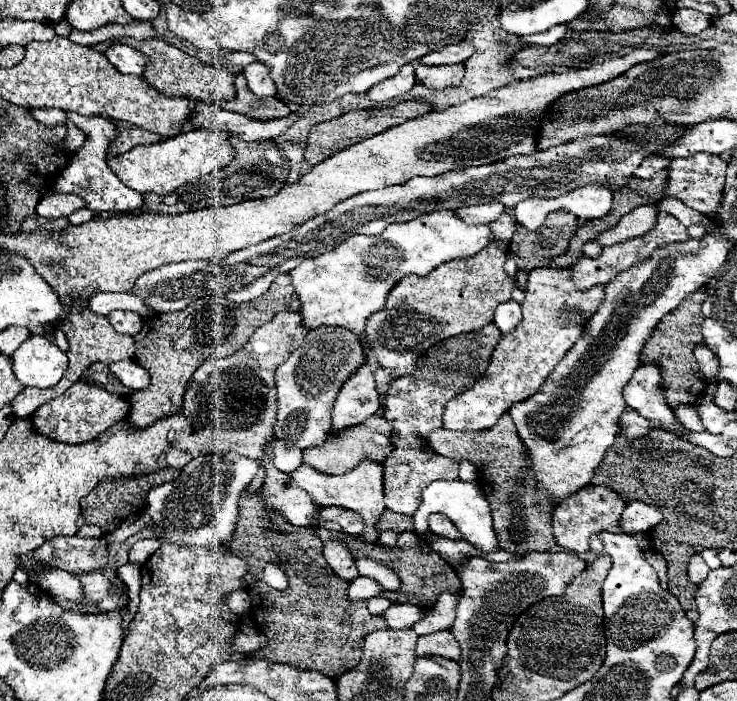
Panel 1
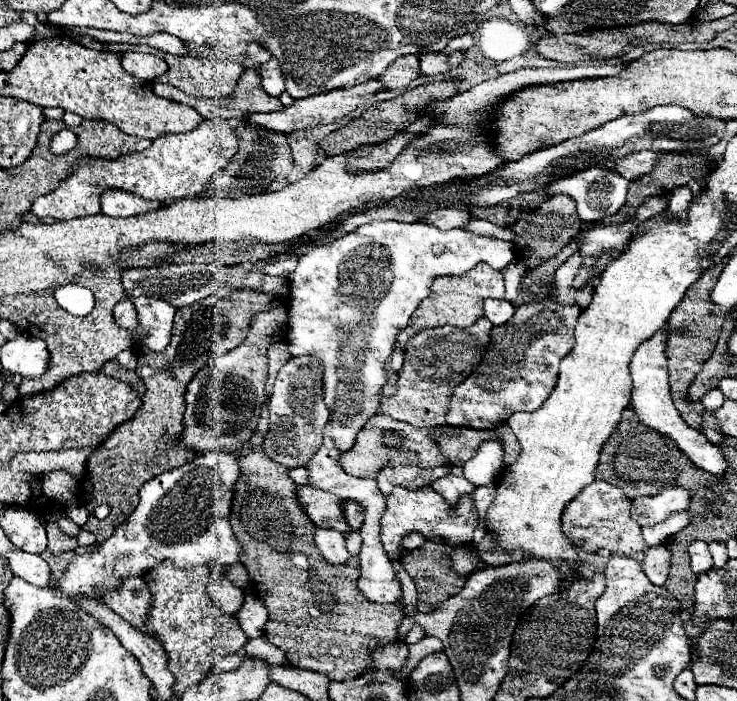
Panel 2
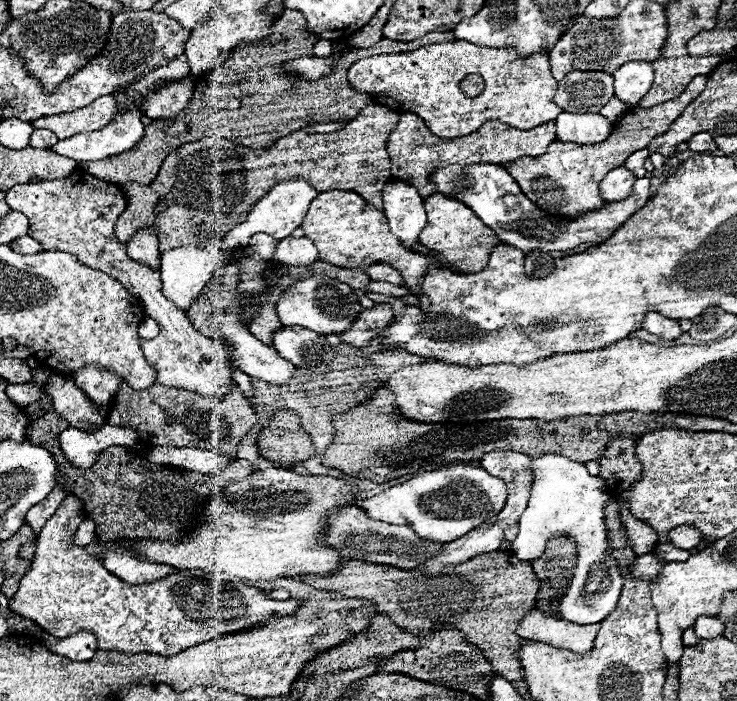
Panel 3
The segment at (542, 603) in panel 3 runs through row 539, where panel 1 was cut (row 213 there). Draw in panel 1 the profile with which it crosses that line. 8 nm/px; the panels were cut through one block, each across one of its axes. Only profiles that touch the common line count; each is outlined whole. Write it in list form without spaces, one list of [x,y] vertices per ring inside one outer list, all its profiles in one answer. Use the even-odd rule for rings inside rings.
[[[552,212],[548,214],[546,222],[536,230],[536,232],[530,232],[526,230],[524,226],[516,226],[516,232],[514,232],[514,238],[510,242],[510,248],[508,248],[508,258],[512,258],[518,266],[518,270],[534,270],[538,266],[548,266],[556,256],[564,254],[568,250],[570,238],[574,232],[576,232],[576,224],[568,224],[568,218],[560,218],[560,216],[573,216],[570,212]]]

